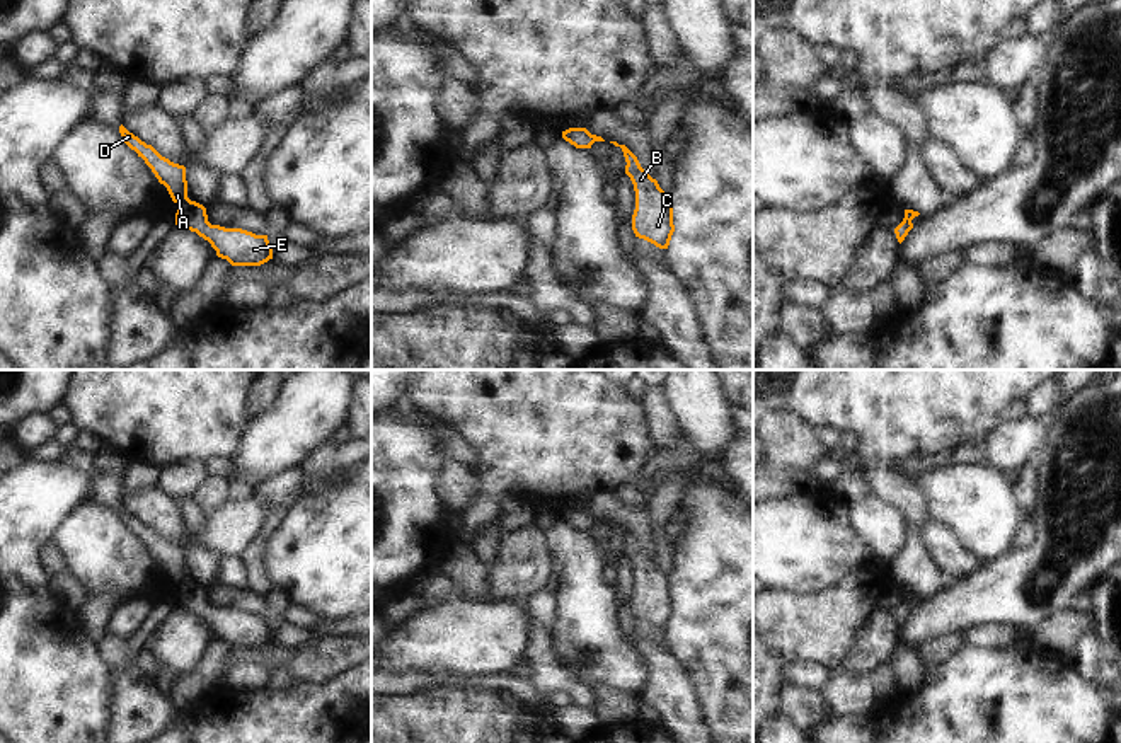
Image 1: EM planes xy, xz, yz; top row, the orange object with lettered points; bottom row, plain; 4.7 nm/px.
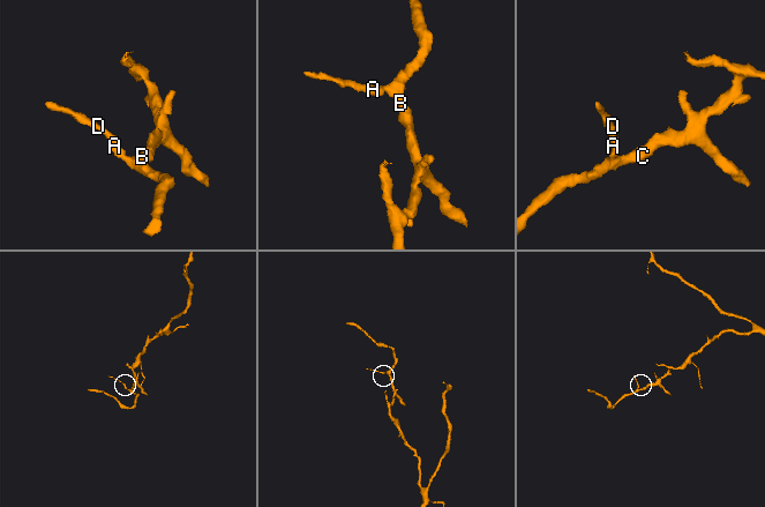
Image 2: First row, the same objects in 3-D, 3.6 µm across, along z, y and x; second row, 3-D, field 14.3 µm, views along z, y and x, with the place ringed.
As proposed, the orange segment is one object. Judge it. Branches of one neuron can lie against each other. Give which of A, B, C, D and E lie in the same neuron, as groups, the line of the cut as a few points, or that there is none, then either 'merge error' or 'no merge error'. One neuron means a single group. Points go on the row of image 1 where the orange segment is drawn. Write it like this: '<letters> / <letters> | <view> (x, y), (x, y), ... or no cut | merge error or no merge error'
A B C D E | no cut | no merge error

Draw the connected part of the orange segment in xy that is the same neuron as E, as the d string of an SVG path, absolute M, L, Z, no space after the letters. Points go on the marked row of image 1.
M123 124L119 133L124 143L145 160L160 184L177 204L175 225L196 232L208 240L216 256L232 266L261 266L273 259L267 235L256 235L242 228L225 228L208 222L206 208L187 198L186 167L162 157L152 145L129 133Z

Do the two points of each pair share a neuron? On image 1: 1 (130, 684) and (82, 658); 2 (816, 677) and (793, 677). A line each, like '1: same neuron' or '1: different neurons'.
1: different neurons
2: same neuron

